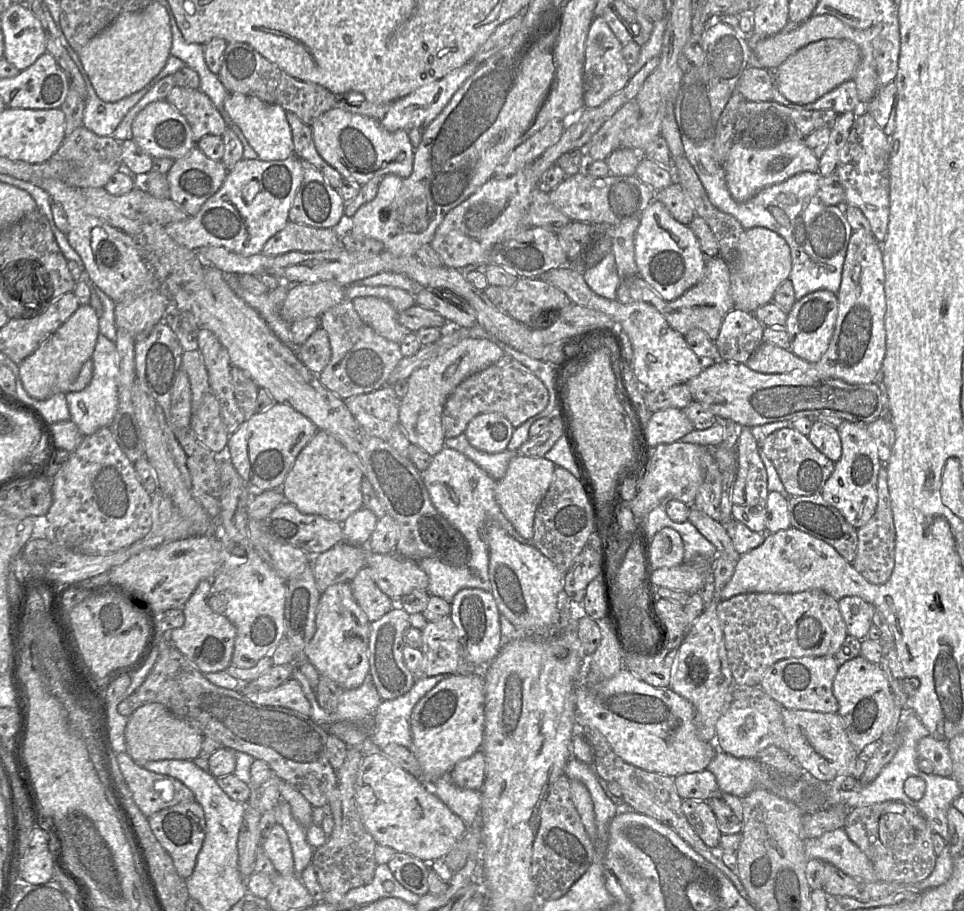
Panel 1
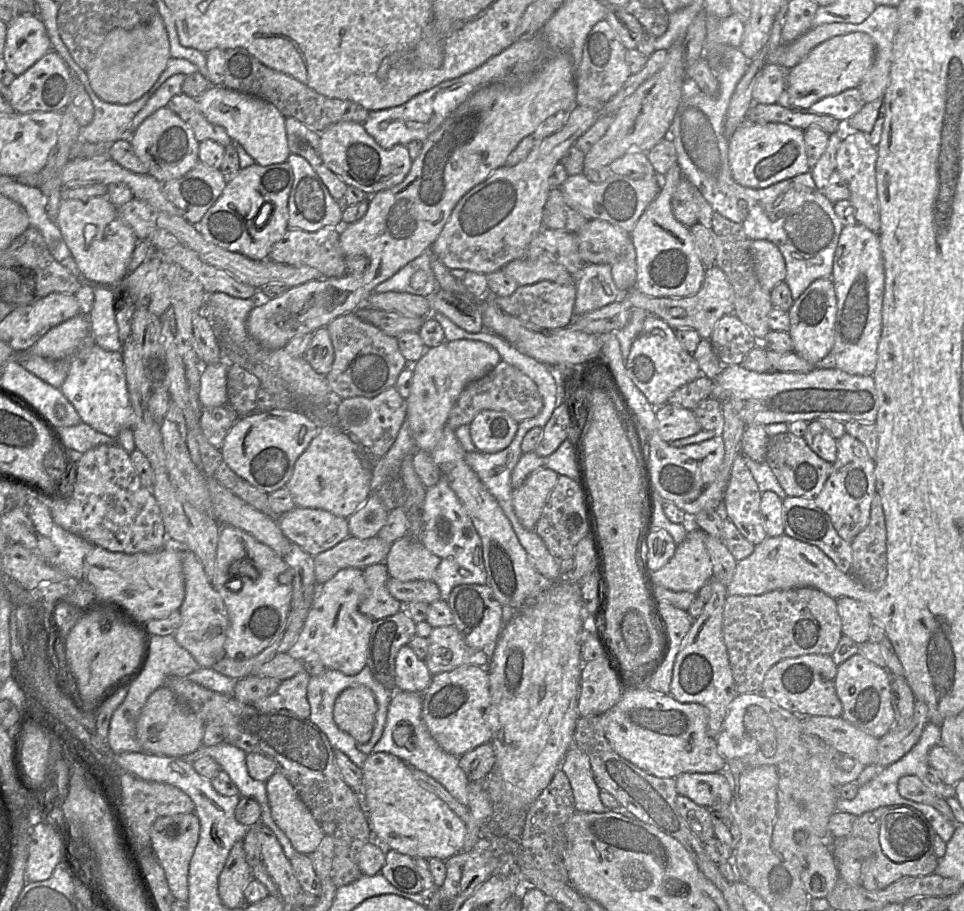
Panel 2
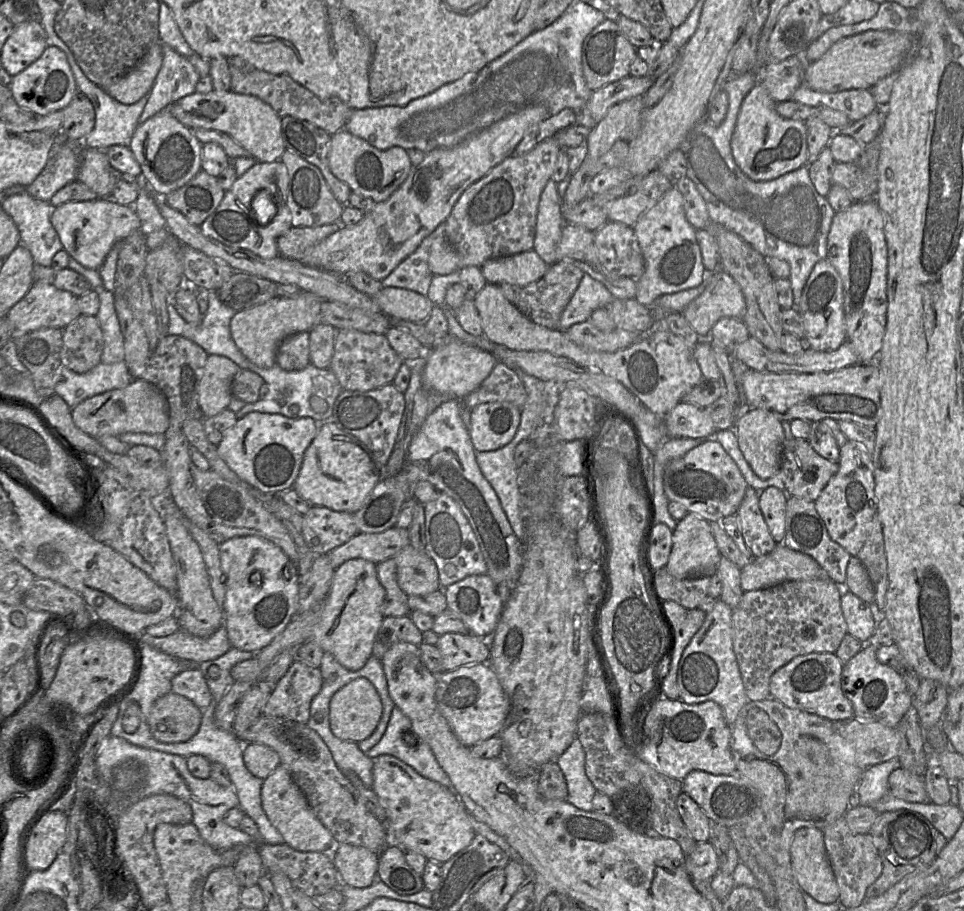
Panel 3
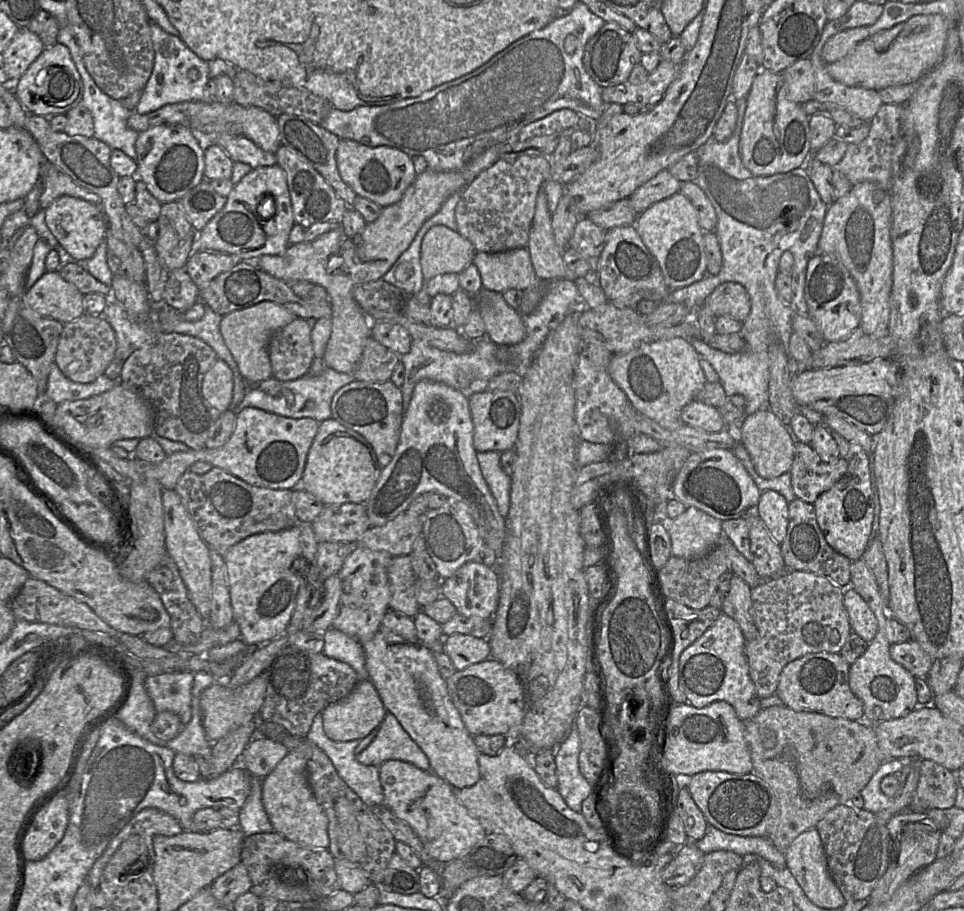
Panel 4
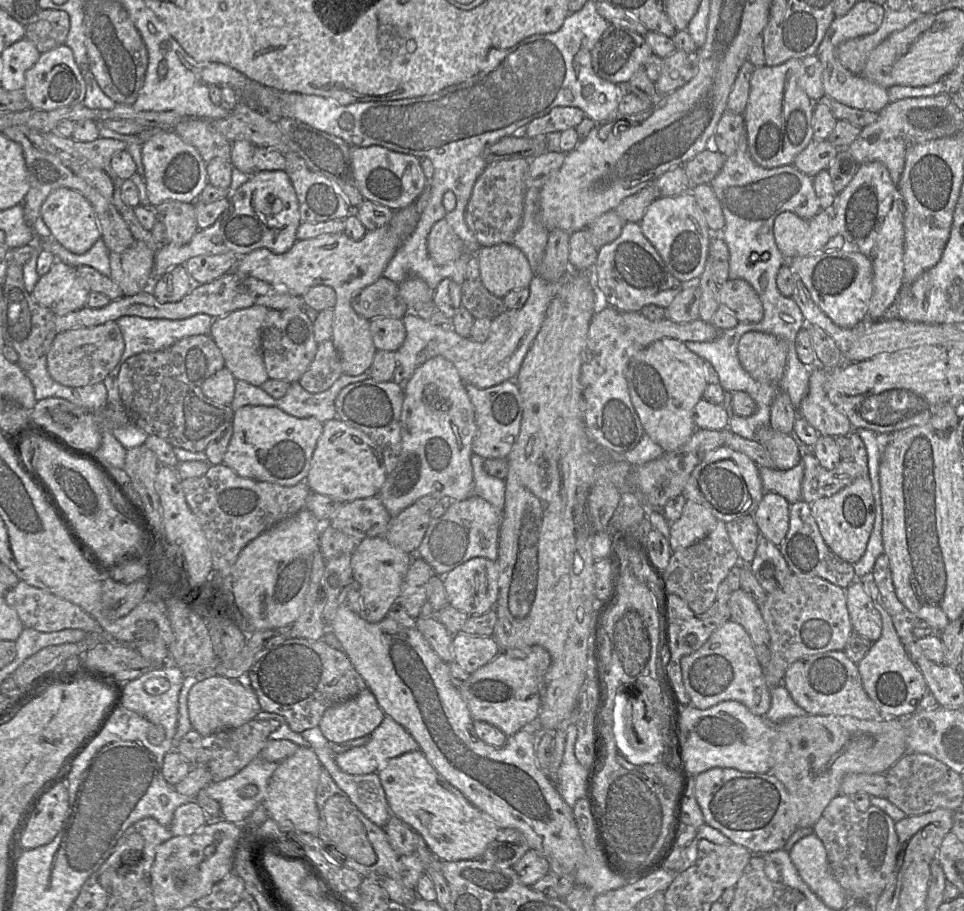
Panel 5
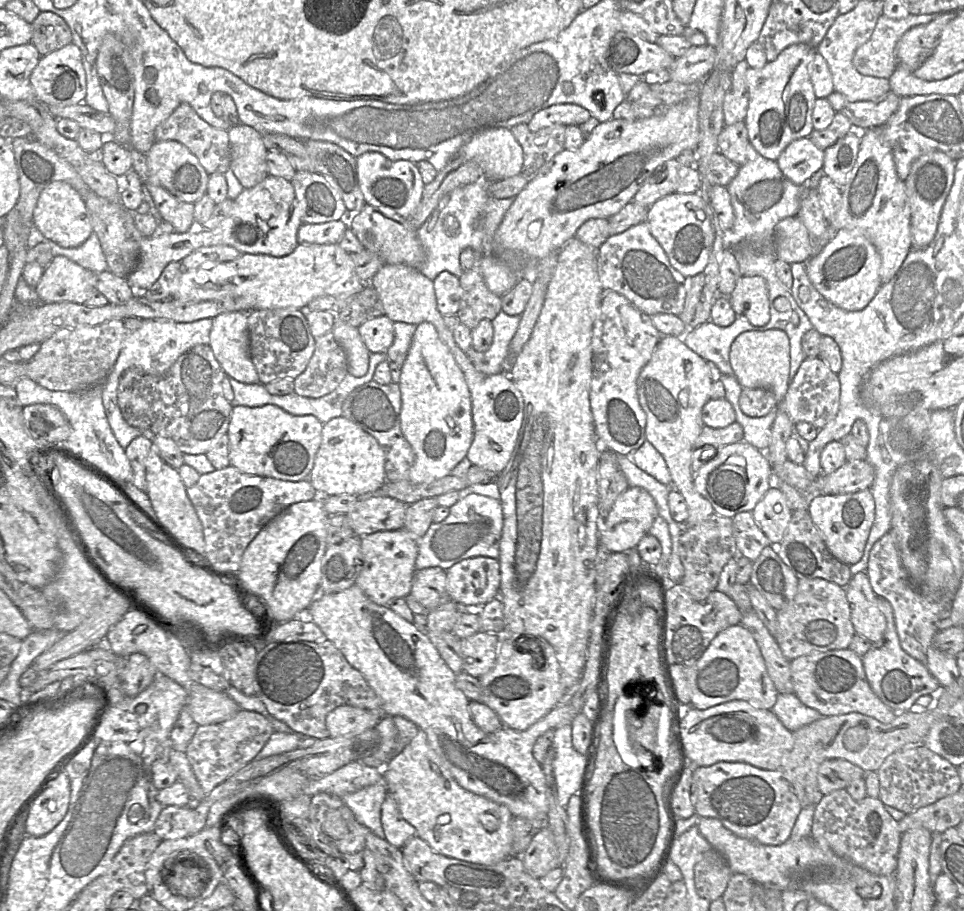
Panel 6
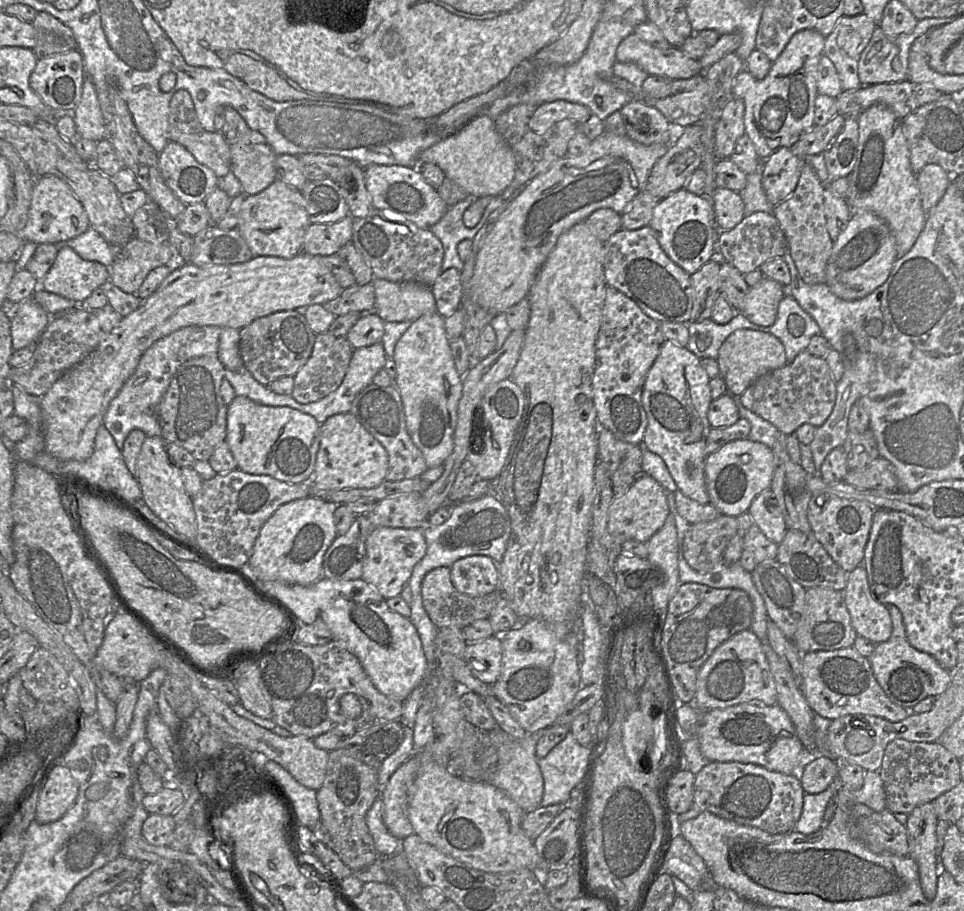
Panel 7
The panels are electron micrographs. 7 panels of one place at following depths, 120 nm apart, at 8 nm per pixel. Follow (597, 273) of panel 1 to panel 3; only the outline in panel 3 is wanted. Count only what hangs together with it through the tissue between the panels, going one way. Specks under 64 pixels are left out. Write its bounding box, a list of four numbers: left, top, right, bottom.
[557,273,614,331]

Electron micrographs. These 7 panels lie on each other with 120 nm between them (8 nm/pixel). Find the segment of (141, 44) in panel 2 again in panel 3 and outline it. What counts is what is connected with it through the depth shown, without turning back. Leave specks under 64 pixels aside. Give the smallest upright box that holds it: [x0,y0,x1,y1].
[105,42,162,104]

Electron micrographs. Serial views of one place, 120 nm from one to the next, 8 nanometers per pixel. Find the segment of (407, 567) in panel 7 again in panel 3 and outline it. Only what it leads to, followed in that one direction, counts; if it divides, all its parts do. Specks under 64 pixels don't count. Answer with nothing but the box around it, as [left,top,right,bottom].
[309,558,385,670]

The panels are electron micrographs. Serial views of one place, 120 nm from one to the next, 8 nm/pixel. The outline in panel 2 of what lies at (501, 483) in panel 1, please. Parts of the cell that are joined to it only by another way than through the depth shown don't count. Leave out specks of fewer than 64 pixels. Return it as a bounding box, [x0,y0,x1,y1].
[514,467,558,529]

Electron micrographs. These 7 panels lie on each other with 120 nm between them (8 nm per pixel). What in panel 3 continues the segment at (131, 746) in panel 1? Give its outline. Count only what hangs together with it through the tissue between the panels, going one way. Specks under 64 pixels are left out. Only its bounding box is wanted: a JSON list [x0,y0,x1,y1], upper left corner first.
[148,692,202,744]

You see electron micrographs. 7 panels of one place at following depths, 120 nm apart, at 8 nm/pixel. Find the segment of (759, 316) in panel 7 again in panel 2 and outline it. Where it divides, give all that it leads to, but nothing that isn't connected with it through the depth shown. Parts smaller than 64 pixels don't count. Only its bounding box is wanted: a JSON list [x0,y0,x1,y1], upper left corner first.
[620,265,734,339]

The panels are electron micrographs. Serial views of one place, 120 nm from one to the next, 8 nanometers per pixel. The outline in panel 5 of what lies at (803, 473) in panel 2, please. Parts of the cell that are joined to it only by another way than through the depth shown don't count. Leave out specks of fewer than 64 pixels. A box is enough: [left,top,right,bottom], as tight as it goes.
[801,448,860,503]

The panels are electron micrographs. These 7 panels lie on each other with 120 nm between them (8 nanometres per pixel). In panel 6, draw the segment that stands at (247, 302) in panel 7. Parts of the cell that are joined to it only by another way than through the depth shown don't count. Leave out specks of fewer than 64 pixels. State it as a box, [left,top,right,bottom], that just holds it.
[173,244,365,311]

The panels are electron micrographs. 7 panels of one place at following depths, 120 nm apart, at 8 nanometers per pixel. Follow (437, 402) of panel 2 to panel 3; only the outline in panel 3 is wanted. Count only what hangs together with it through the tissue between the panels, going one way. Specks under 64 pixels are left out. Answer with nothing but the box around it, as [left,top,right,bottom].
[422,343,498,399]

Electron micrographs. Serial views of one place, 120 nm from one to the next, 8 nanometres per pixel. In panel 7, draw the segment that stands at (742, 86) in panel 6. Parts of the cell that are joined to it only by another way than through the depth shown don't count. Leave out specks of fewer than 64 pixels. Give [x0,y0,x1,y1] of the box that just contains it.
[714,97,745,160]

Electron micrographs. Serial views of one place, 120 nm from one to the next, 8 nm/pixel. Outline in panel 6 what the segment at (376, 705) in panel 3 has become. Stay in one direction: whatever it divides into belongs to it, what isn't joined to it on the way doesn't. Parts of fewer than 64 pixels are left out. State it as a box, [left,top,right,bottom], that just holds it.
[326,705,383,738]

